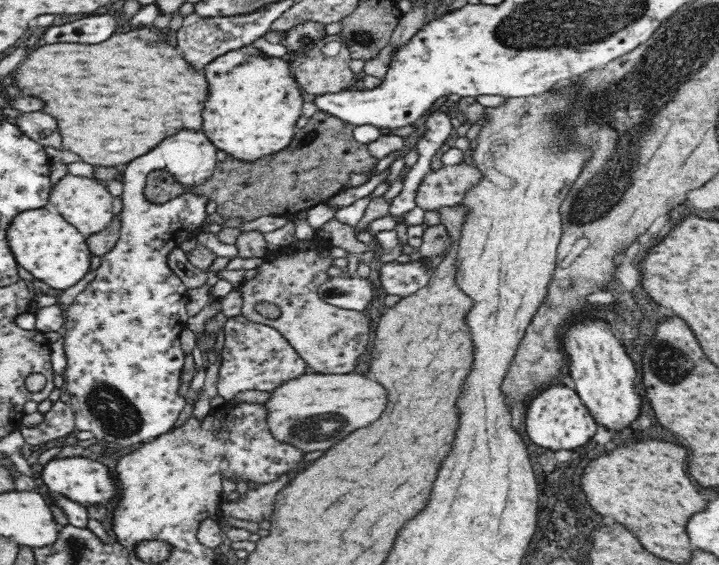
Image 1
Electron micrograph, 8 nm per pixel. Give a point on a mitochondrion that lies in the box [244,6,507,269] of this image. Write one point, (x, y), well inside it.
(359, 37)

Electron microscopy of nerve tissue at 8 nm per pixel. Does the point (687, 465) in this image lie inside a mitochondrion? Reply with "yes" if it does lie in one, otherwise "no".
no

